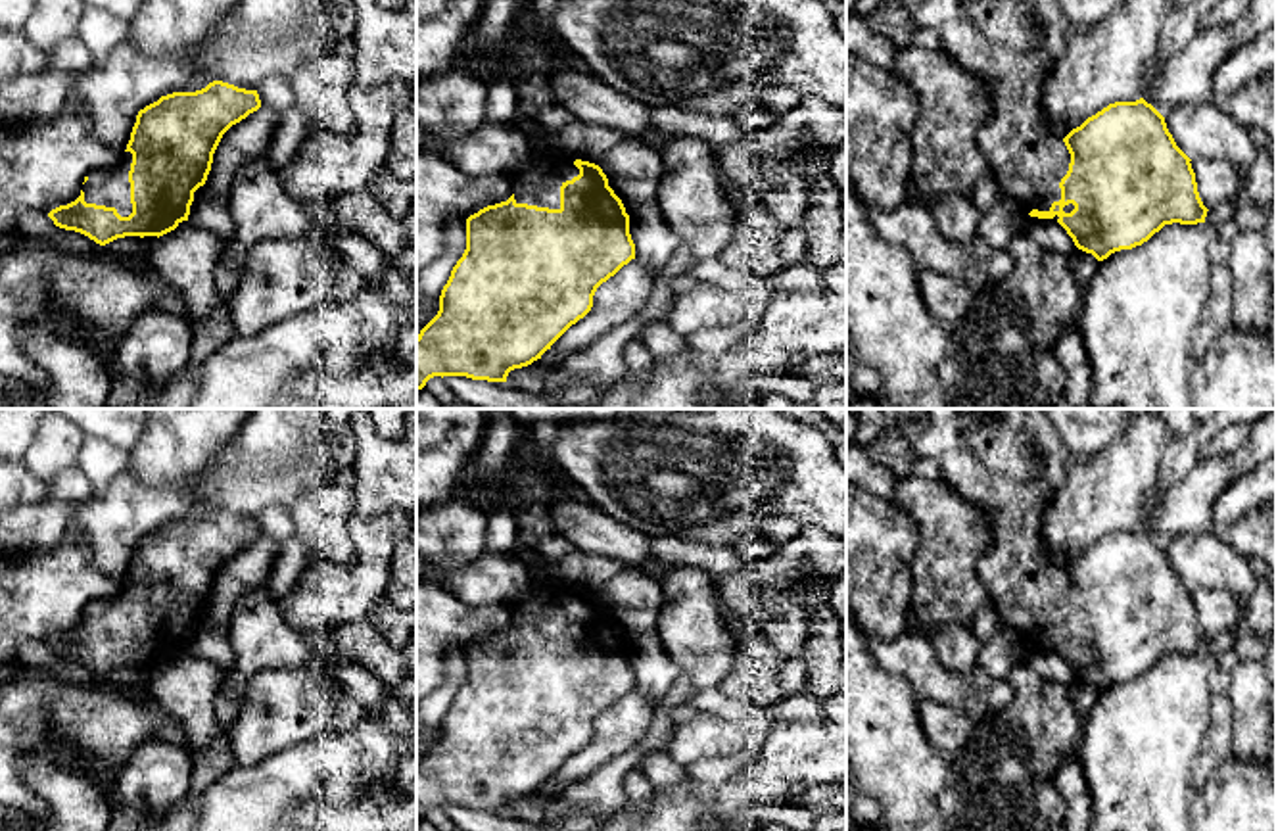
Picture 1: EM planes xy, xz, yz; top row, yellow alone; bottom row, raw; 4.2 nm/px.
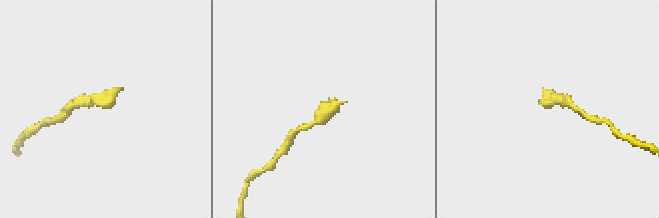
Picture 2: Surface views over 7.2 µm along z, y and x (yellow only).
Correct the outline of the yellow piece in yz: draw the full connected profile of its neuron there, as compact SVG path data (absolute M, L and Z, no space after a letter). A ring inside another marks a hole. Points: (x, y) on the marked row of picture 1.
M1053 0L900 2L910 12L915 27L931 29L942 52L988 84L994 111L981 127L981 150L996 175L1000 194L1015 200L1027 215L1057 221L1075 246L1092 253L1098 261L1115 251L1142 246L1165 225L1205 223L1209 209L1199 198L1192 159L1176 146L1165 117L1144 98L1109 104L1065 138L1053 134L1044 107L1044 88L1073 36L1073 21Z

